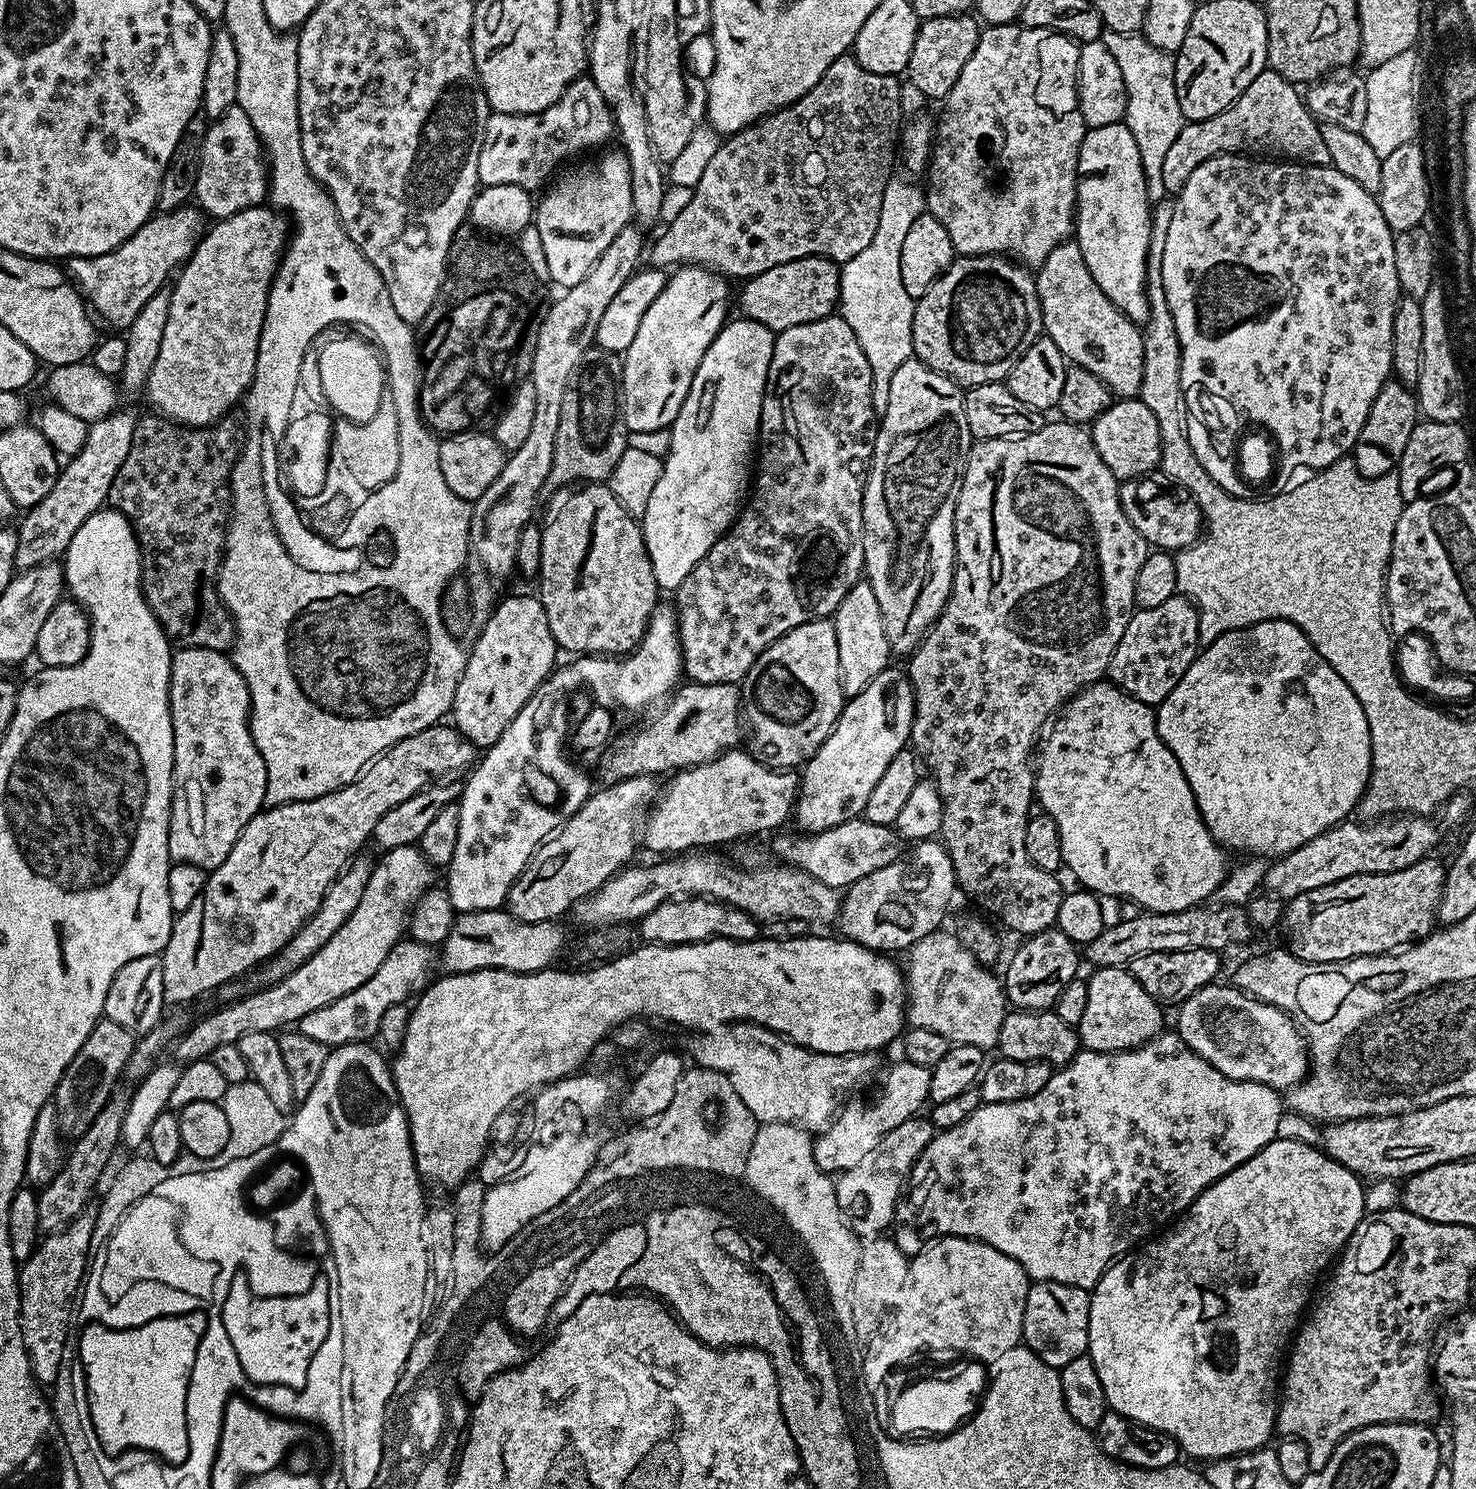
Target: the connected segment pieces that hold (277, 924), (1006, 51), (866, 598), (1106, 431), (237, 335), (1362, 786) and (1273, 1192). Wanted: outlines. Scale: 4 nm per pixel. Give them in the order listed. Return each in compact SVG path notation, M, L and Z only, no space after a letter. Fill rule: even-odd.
M451 723L432 724L426 730L410 734L381 752L361 775L344 788L313 800L268 806L250 818L242 834L238 834L238 842L234 842L230 854L226 854L226 862L207 873L204 893L194 898L190 907L172 921L170 942L166 942L160 956L165 1005L184 1006L180 1004L188 1004L214 991L219 984L242 975L255 964L263 965L273 959L315 914L326 890L349 861L363 849L360 847L369 843L374 826L378 826L387 812L406 802L406 798L414 798L414 794L433 782L443 781L447 772L467 773L477 760L476 745L471 744ZM184 948L196 953L184 956Z
M1019 22L1010 24L994 24L985 27L978 38L978 46L974 46L974 54L962 66L962 74L958 74L958 82L954 82L954 90L944 97L942 107L944 113L938 116L938 139L933 143L932 154L926 169L926 208L942 226L946 226L946 234L950 234L950 242L957 253L965 256L983 256L985 254L1011 254L1017 261L1028 266L1039 266L1054 250L1074 232L1074 213L1076 202L1076 171L1080 147L1084 141L1087 128L1078 106L1076 97L1076 67L1080 44L1070 36L1054 32L1050 28L1025 28Z
M861 582L853 586L842 602L836 607L834 615L831 617L832 625L838 638L838 666L840 667L840 685L845 697L851 698L862 694L878 674L882 674L885 668L889 667L890 649L886 642L886 630L882 626L882 610L878 610L878 598L874 598L874 590L867 584Z
M1120 398L1090 425L1090 435L1102 462L1110 466L1117 481L1144 478L1147 472L1157 471L1162 450L1162 438L1158 430L1158 418L1154 418L1150 406L1138 398Z
M257 206L247 208L233 216L227 216L224 220L216 220L215 223L205 231L197 244L195 252L188 257L186 263L179 269L175 277L176 288L171 289L172 297L170 298L170 318L166 322L166 334L162 334L162 350L158 354L158 362L154 362L154 370L150 370L146 397L153 404L155 411L159 415L175 420L177 424L182 424L190 428L206 428L210 424L221 420L229 412L237 407L236 404L245 399L248 388L253 384L256 377L256 359L260 349L260 335L262 326L266 318L266 306L268 305L268 291L272 285L272 279L276 276L276 270L280 266L281 259L284 255L285 247L290 239L290 224L287 219L281 215L277 209L271 206Z
M1263 620L1257 624L1251 624L1248 628L1239 628L1233 632L1224 632L1212 644L1207 645L1197 655L1196 661L1186 670L1186 674L1182 674L1182 678L1178 682L1178 686L1174 686L1174 690L1170 690L1170 694L1158 707L1156 713L1156 732L1162 738L1162 742L1174 754L1174 758L1178 758L1178 766L1182 766L1182 770L1186 774L1186 778L1190 782L1190 790L1196 799L1196 805L1200 811L1200 816L1204 820L1210 834L1216 839L1217 844L1225 850L1233 848L1236 852L1246 852L1253 857L1267 856L1269 858L1279 858L1286 855L1290 850L1298 850L1298 846L1302 846L1310 838L1318 838L1318 834L1322 834L1327 828L1333 828L1336 824L1343 824L1355 813L1356 804L1362 798L1362 794L1368 785L1368 779L1372 773L1372 747L1370 746L1370 726L1366 726L1366 710L1362 710L1362 702L1358 702L1358 698L1354 698L1354 690L1350 690L1350 686L1346 686L1346 682L1342 682L1342 678L1338 678L1338 674L1334 670L1334 666L1330 666L1330 662L1326 662L1322 658L1322 654L1318 654L1318 650L1314 650L1314 646L1306 638L1306 634L1298 626L1294 626L1285 620Z
M1271 1140L1262 1150L1258 1150L1258 1154L1254 1154L1254 1158L1242 1162L1242 1166L1230 1170L1230 1174L1218 1178L1210 1187L1202 1190L1202 1194L1198 1194L1196 1201L1171 1227L1149 1239L1143 1246L1125 1252L1123 1256L1113 1260L1096 1283L1096 1287L1091 1289L1086 1355L1094 1362L1094 1370L1098 1370L1098 1378L1102 1381L1102 1390L1106 1394L1109 1409L1122 1414L1131 1423L1172 1436L1185 1457L1193 1456L1196 1460L1211 1462L1227 1456L1241 1456L1243 1452L1254 1452L1257 1448L1265 1447L1269 1443L1268 1439L1276 1432L1278 1377L1281 1375L1282 1361L1289 1351L1294 1333L1309 1307L1308 1295L1312 1292L1312 1283L1319 1278L1320 1272L1329 1271L1330 1265L1343 1252L1344 1243L1350 1238L1350 1234L1354 1234L1354 1230L1366 1215L1366 1188L1361 1177L1337 1160L1331 1160L1327 1152L1316 1148L1303 1144L1300 1140Z

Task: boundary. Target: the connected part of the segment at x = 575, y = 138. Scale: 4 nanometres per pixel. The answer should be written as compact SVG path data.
M585 74L577 78L562 94L562 98L558 98L558 102L546 110L521 116L509 112L492 112L489 115L482 138L482 150L478 154L480 184L543 189L544 179L563 160L613 139L615 130L614 113L606 98L602 98L602 90L594 86L591 75Z

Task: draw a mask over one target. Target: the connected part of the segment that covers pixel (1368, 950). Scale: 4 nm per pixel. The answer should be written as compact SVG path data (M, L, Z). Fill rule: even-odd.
M1432 859L1420 860L1414 866L1406 866L1406 870L1401 872L1354 874L1350 878L1342 878L1342 882L1330 882L1330 886L1318 886L1318 890L1306 890L1306 894L1298 894L1284 905L1282 929L1288 939L1287 951L1305 964L1329 964L1359 956L1391 954L1429 935L1438 920L1446 871L1443 863L1440 865Z

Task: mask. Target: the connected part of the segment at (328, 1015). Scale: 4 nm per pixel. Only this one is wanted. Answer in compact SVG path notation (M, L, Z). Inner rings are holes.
M402 938L396 943L394 950L386 954L382 966L378 966L378 970L374 970L373 976L366 978L366 982L362 982L358 990L350 990L350 994L342 994L342 998L334 998L334 1002L318 1010L310 1010L310 1014L298 1021L298 1030L306 1034L306 1038L314 1038L330 1050L339 1044L363 1044L371 1041L371 1036L375 1037L379 1033L382 1014L386 1014L392 1004L408 1004L413 997L429 987L435 964L437 967L438 952L435 947L411 938Z

